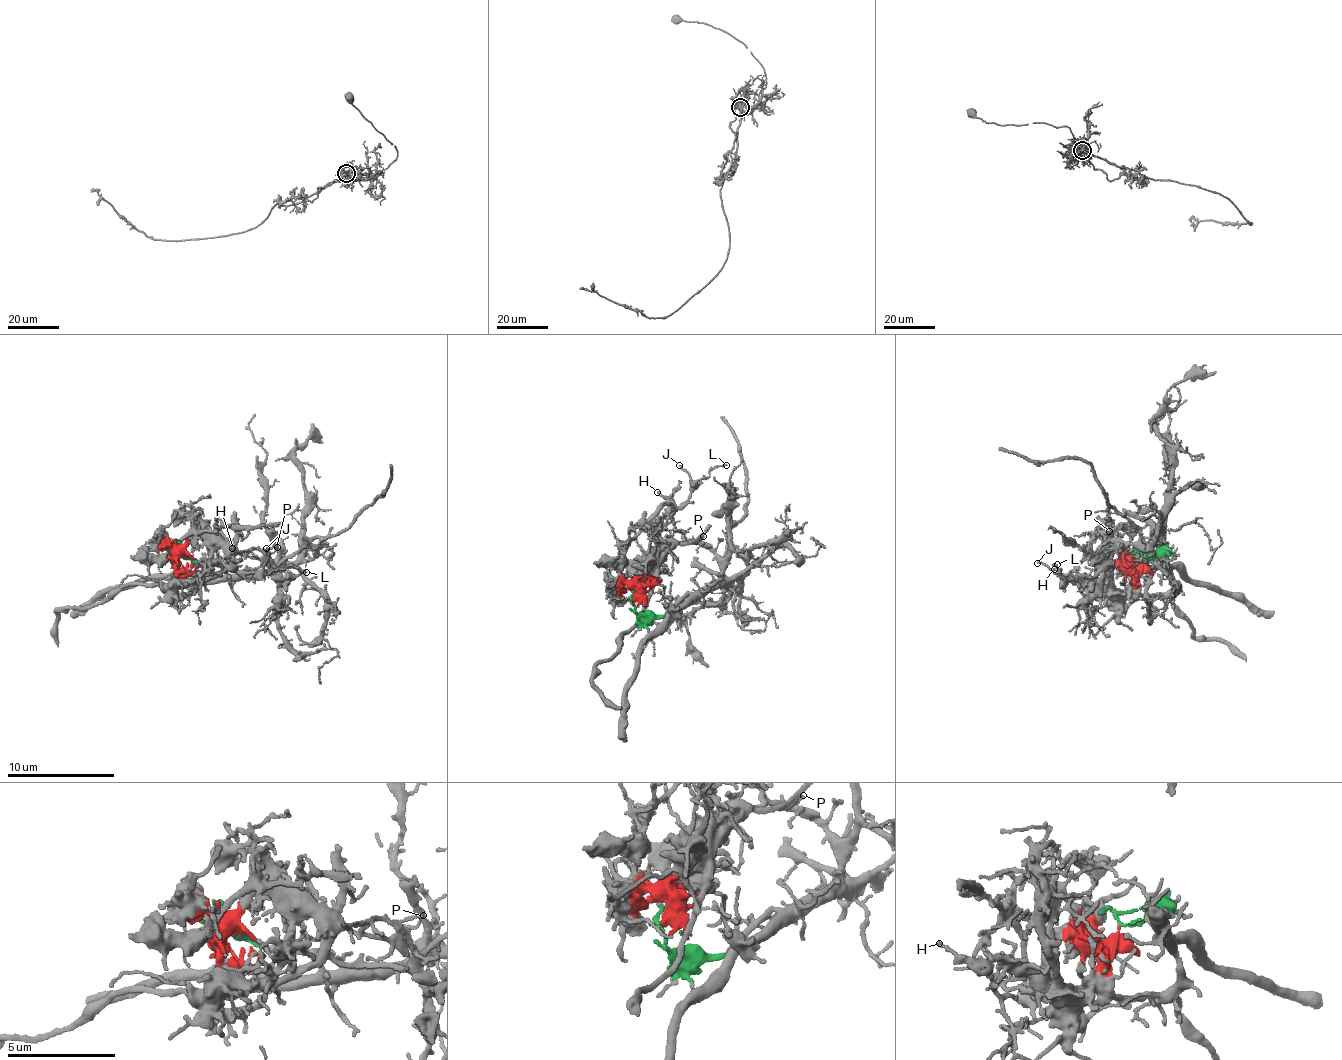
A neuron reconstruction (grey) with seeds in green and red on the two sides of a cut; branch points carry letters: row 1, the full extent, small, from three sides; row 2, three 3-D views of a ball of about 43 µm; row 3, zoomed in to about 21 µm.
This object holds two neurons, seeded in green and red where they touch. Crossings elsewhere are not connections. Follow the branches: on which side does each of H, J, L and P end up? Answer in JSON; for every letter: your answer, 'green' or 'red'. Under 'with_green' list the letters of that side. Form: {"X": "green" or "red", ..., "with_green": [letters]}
{"H": "red", "J": "red", "L": "red", "P": "red", "with_green": []}

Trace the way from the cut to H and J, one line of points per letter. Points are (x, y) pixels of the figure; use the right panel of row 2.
H: (1143, 559), (1143, 574), (1120, 591), (1116, 587), (1078, 576), (1064, 576), (1053, 569)
J: (1143, 559), (1143, 574), (1120, 591), (1116, 587), (1082, 577), (1073, 580), (1051, 572), (1038, 562)

